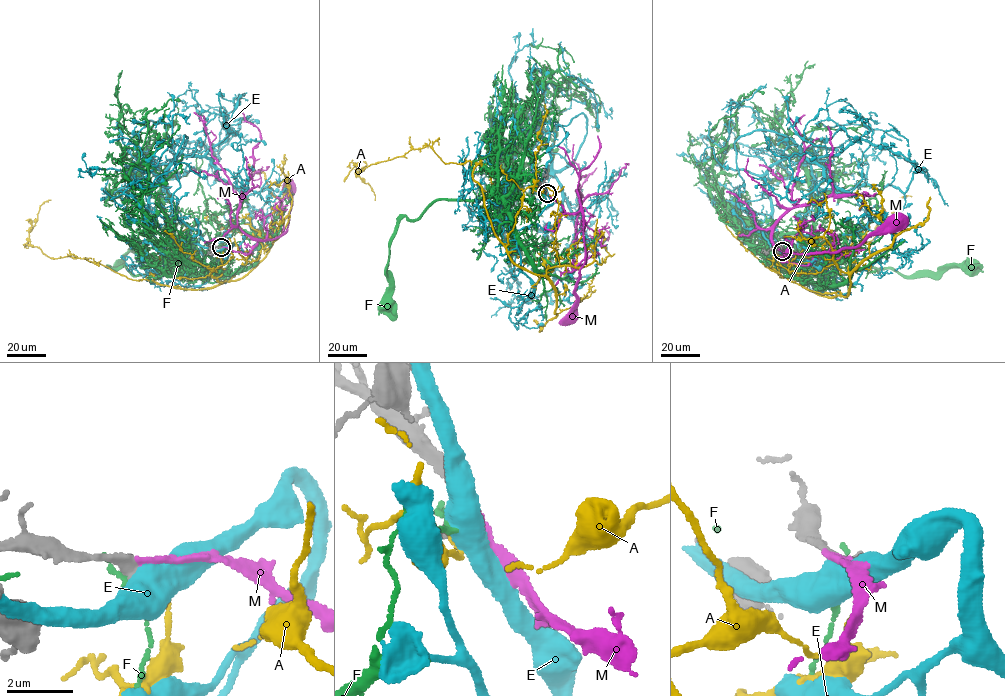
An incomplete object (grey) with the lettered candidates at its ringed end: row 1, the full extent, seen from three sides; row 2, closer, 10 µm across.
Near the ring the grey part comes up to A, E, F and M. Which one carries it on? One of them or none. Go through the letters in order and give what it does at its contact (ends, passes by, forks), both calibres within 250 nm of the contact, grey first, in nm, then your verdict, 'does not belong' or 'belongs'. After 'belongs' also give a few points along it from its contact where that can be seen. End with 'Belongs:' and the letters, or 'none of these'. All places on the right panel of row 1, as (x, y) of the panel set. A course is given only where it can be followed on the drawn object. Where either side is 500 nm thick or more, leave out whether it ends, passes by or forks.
A: 500/130 nm | does not belong
E: 550/750 nm | does not belong
F: 550/200 nm | does not belong
M: 550/280 nm | belongs | via (782, 251), (782, 261), (786, 258), (780, 249), (805, 254), (834, 252), (855, 247), (898, 223)
Belongs: M

